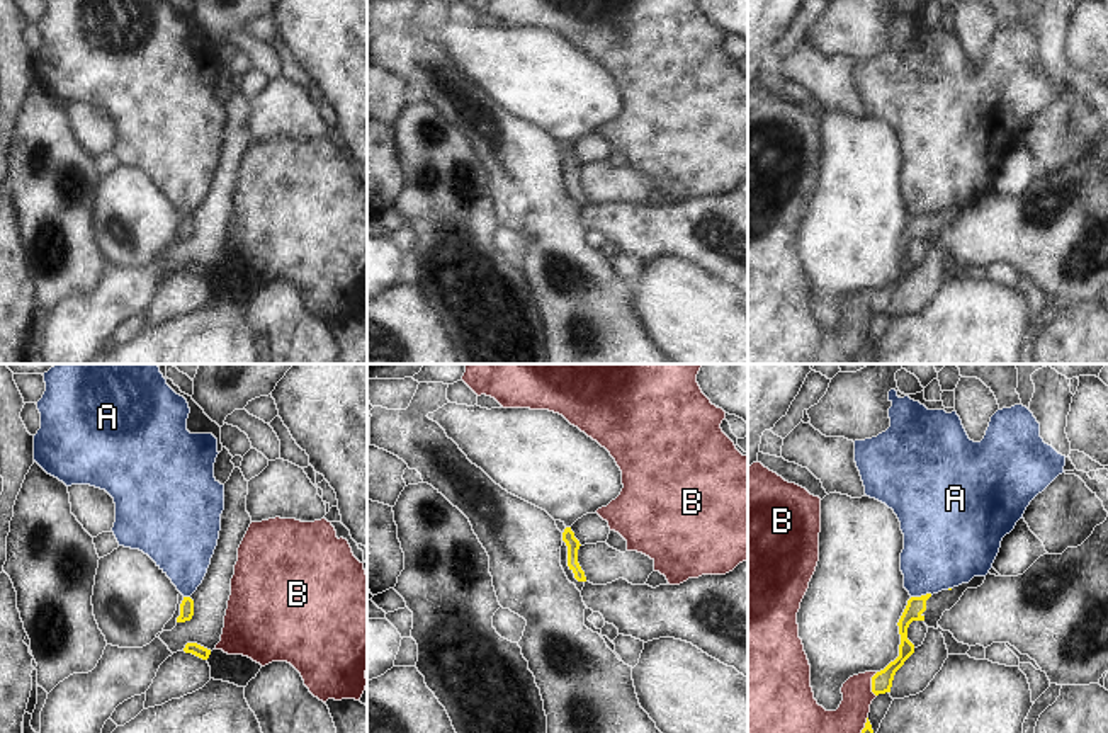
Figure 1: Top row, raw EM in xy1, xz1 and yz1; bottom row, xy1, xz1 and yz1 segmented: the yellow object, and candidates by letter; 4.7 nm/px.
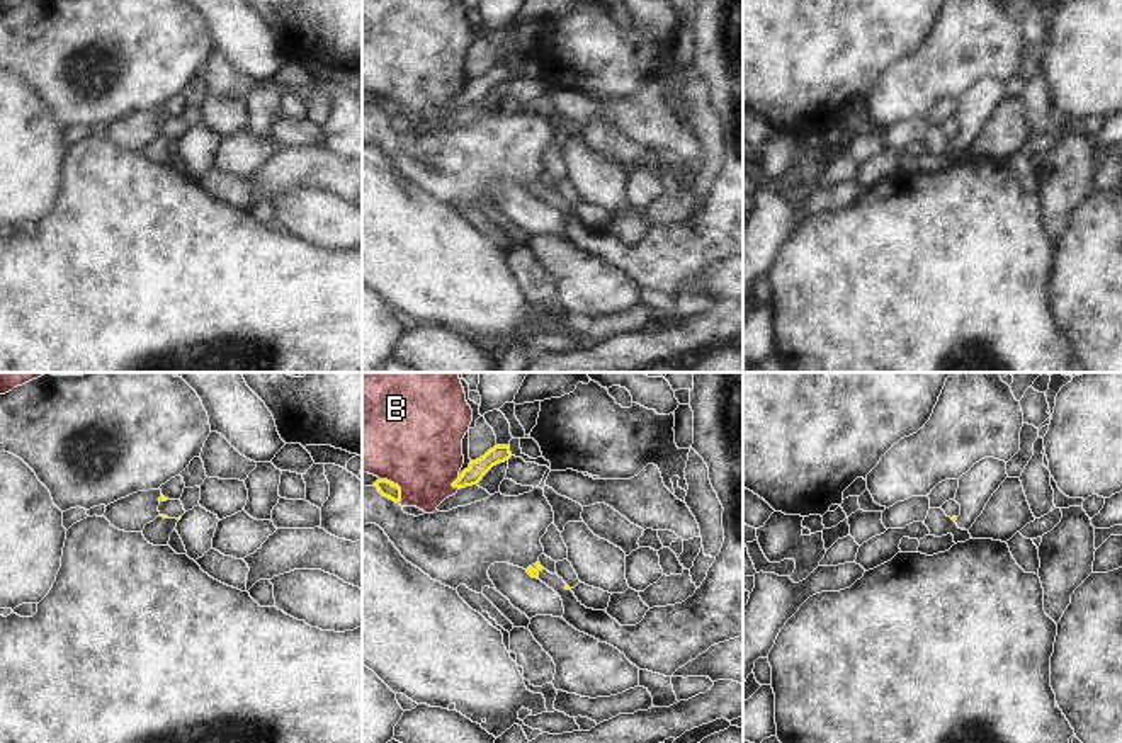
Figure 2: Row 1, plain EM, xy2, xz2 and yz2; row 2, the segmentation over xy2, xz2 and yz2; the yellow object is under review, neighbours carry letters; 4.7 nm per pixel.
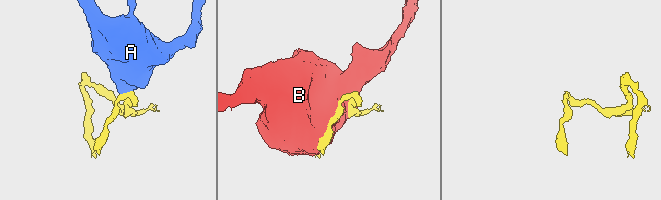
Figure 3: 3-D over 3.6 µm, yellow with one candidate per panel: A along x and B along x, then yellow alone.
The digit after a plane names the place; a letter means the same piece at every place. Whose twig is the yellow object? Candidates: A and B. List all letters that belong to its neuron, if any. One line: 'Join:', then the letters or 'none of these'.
Join: none of these

